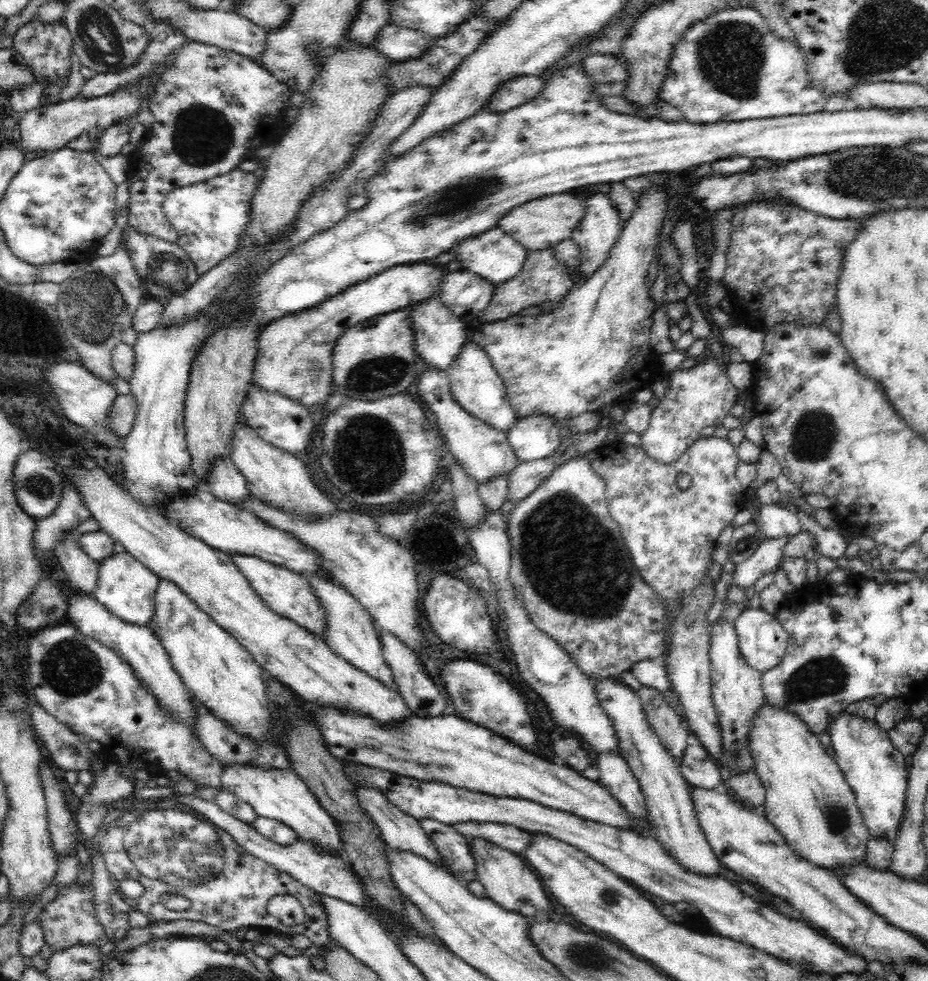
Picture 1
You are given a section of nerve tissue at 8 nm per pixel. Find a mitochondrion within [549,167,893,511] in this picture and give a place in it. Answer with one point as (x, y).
(814, 437)

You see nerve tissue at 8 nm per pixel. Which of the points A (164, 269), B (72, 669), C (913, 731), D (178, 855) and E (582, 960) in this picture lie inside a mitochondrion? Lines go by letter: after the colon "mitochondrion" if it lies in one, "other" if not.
A: mitochondrion
B: mitochondrion
C: mitochondrion
D: mitochondrion
E: mitochondrion

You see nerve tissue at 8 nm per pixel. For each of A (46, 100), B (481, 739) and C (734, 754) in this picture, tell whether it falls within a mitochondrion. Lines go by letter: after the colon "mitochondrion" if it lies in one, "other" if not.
A: other
B: other
C: mitochondrion

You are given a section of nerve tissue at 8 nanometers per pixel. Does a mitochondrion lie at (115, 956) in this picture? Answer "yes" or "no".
no

